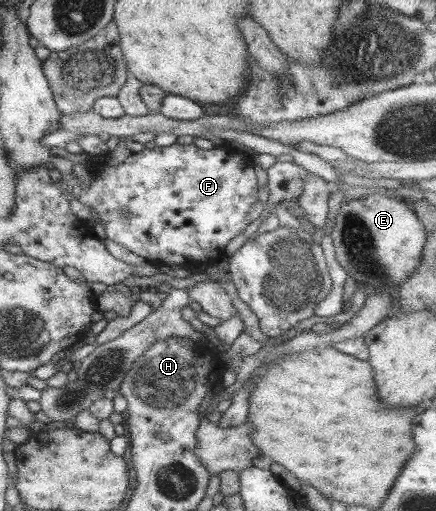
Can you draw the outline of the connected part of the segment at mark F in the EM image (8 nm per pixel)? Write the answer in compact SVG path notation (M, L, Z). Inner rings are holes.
M173 143L168 147L155 147L151 149L144 149L143 151L137 153L131 153L129 157L127 157L124 162L118 164L117 166L113 166L108 164L106 161L104 162L97 157L91 158L87 164L89 170L89 180L90 185L86 188L86 186L77 178L76 175L56 175L58 179L57 183L61 185L61 189L69 195L69 200L77 199L79 202L90 206L91 210L94 208L99 216L100 222L103 223L105 227L105 233L109 240L113 240L113 242L117 242L117 244L121 244L121 246L125 246L127 250L133 252L133 254L137 254L137 256L143 256L147 260L147 262L152 263L153 265L179 265L183 268L189 268L190 270L194 270L198 267L202 267L203 265L212 265L212 263L219 262L224 255L224 249L235 238L235 236L239 236L245 228L247 228L247 214L249 214L249 210L251 210L251 206L258 201L257 197L257 178L255 176L255 166L253 165L252 160L242 154L239 150L237 150L233 146L226 145L224 143L220 143L219 145L214 146L210 150L204 150L198 148L194 143L191 144L180 144Z

